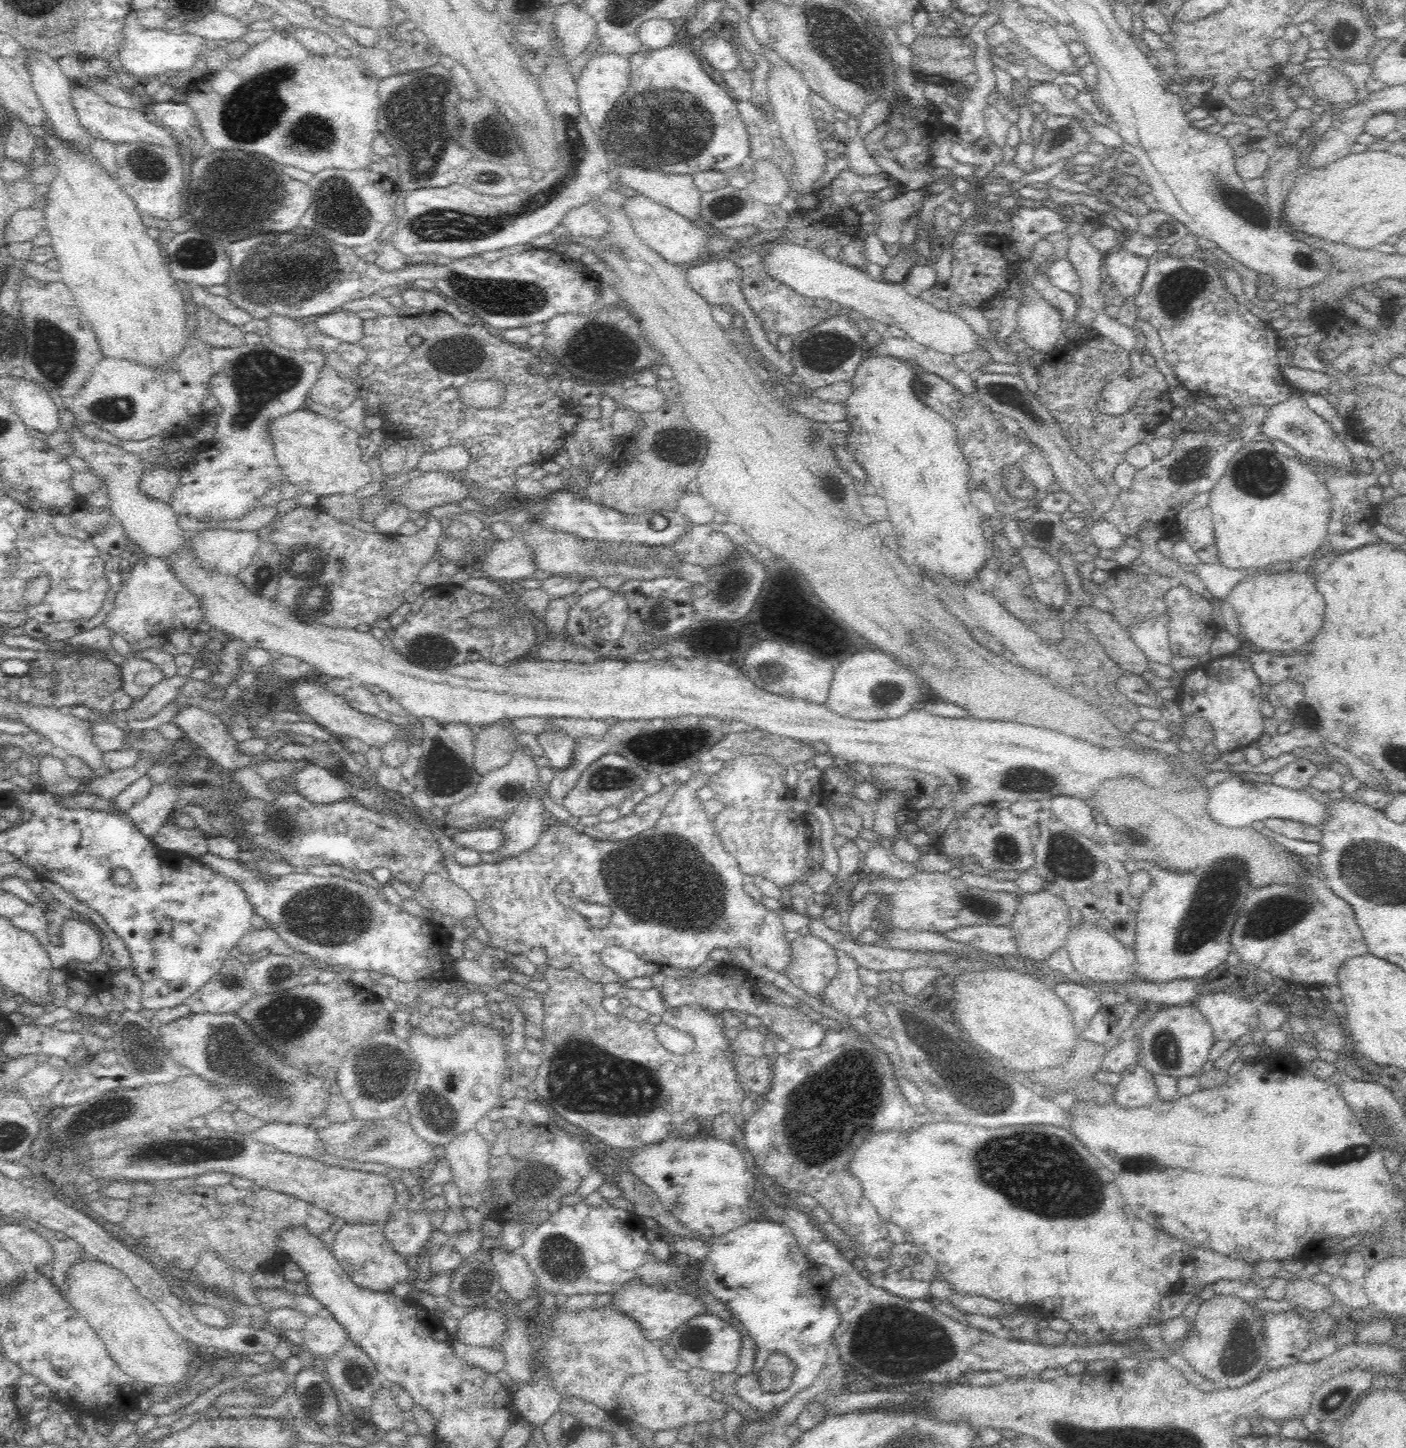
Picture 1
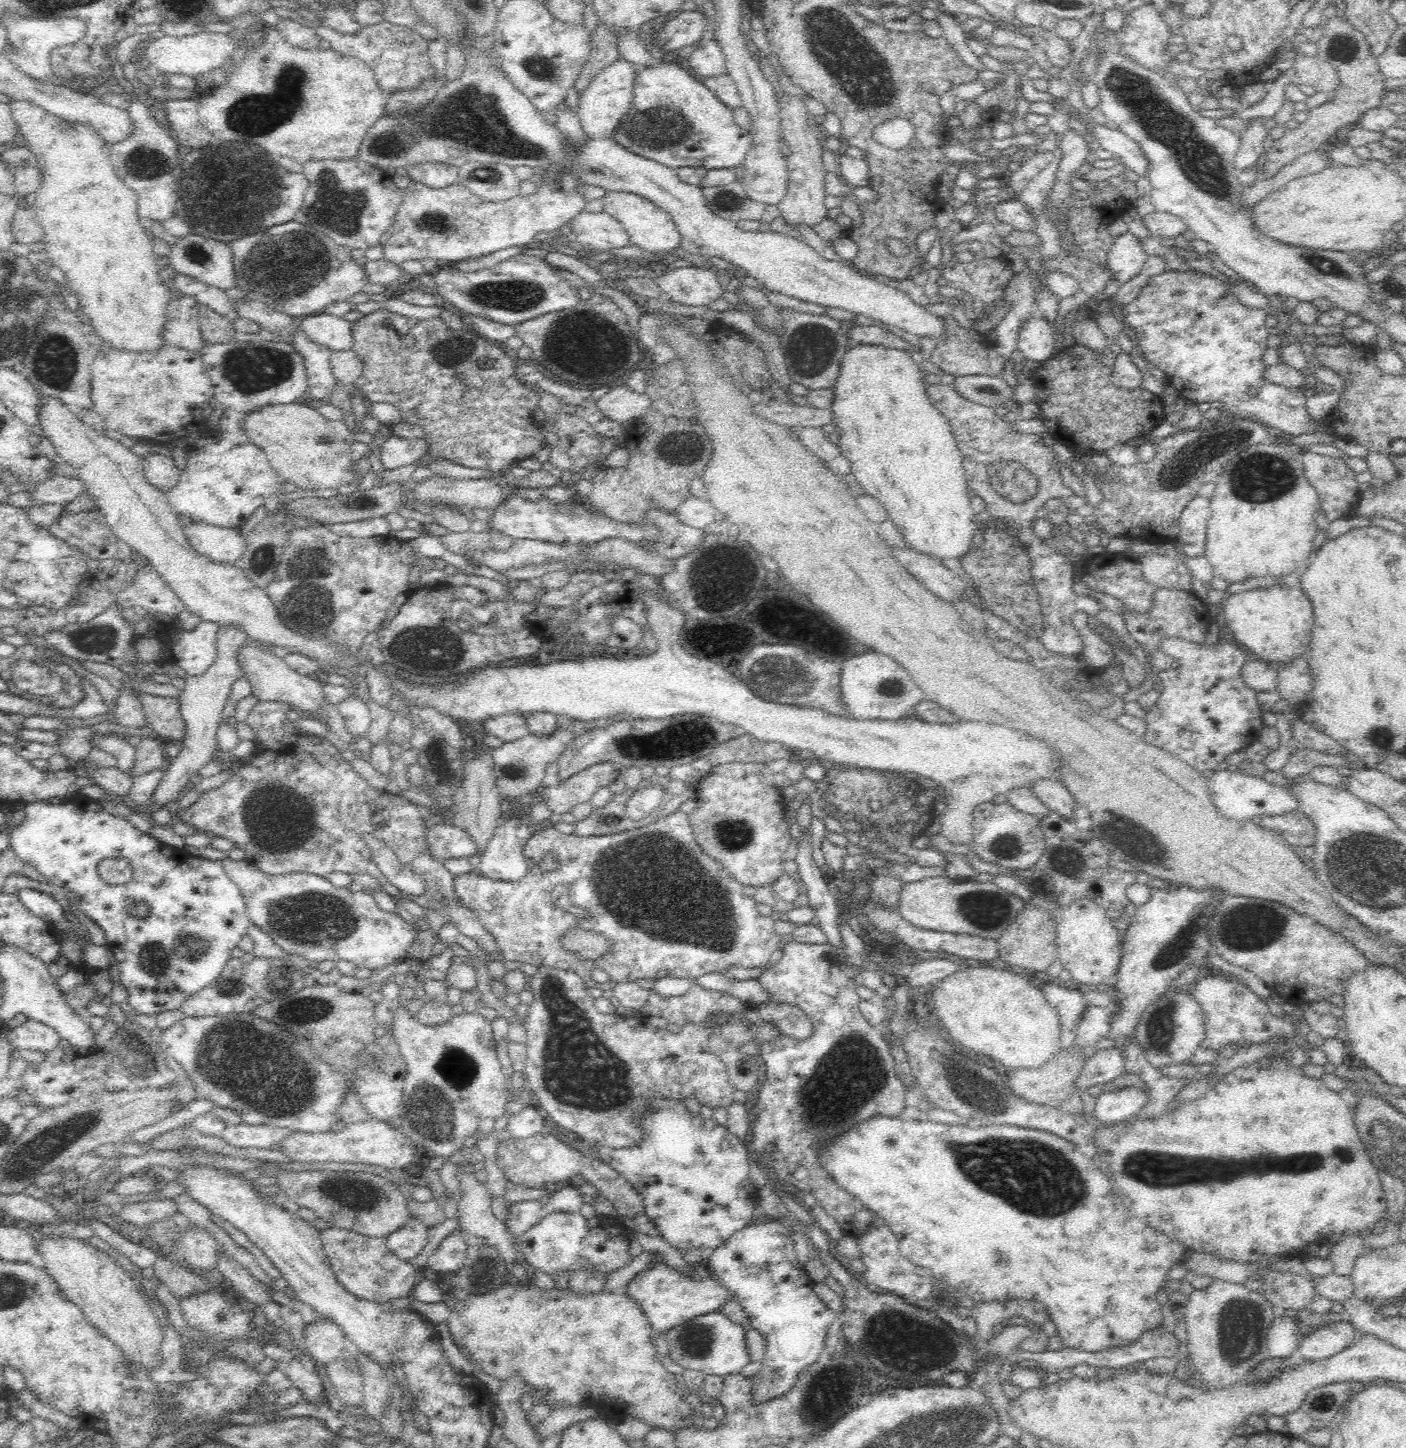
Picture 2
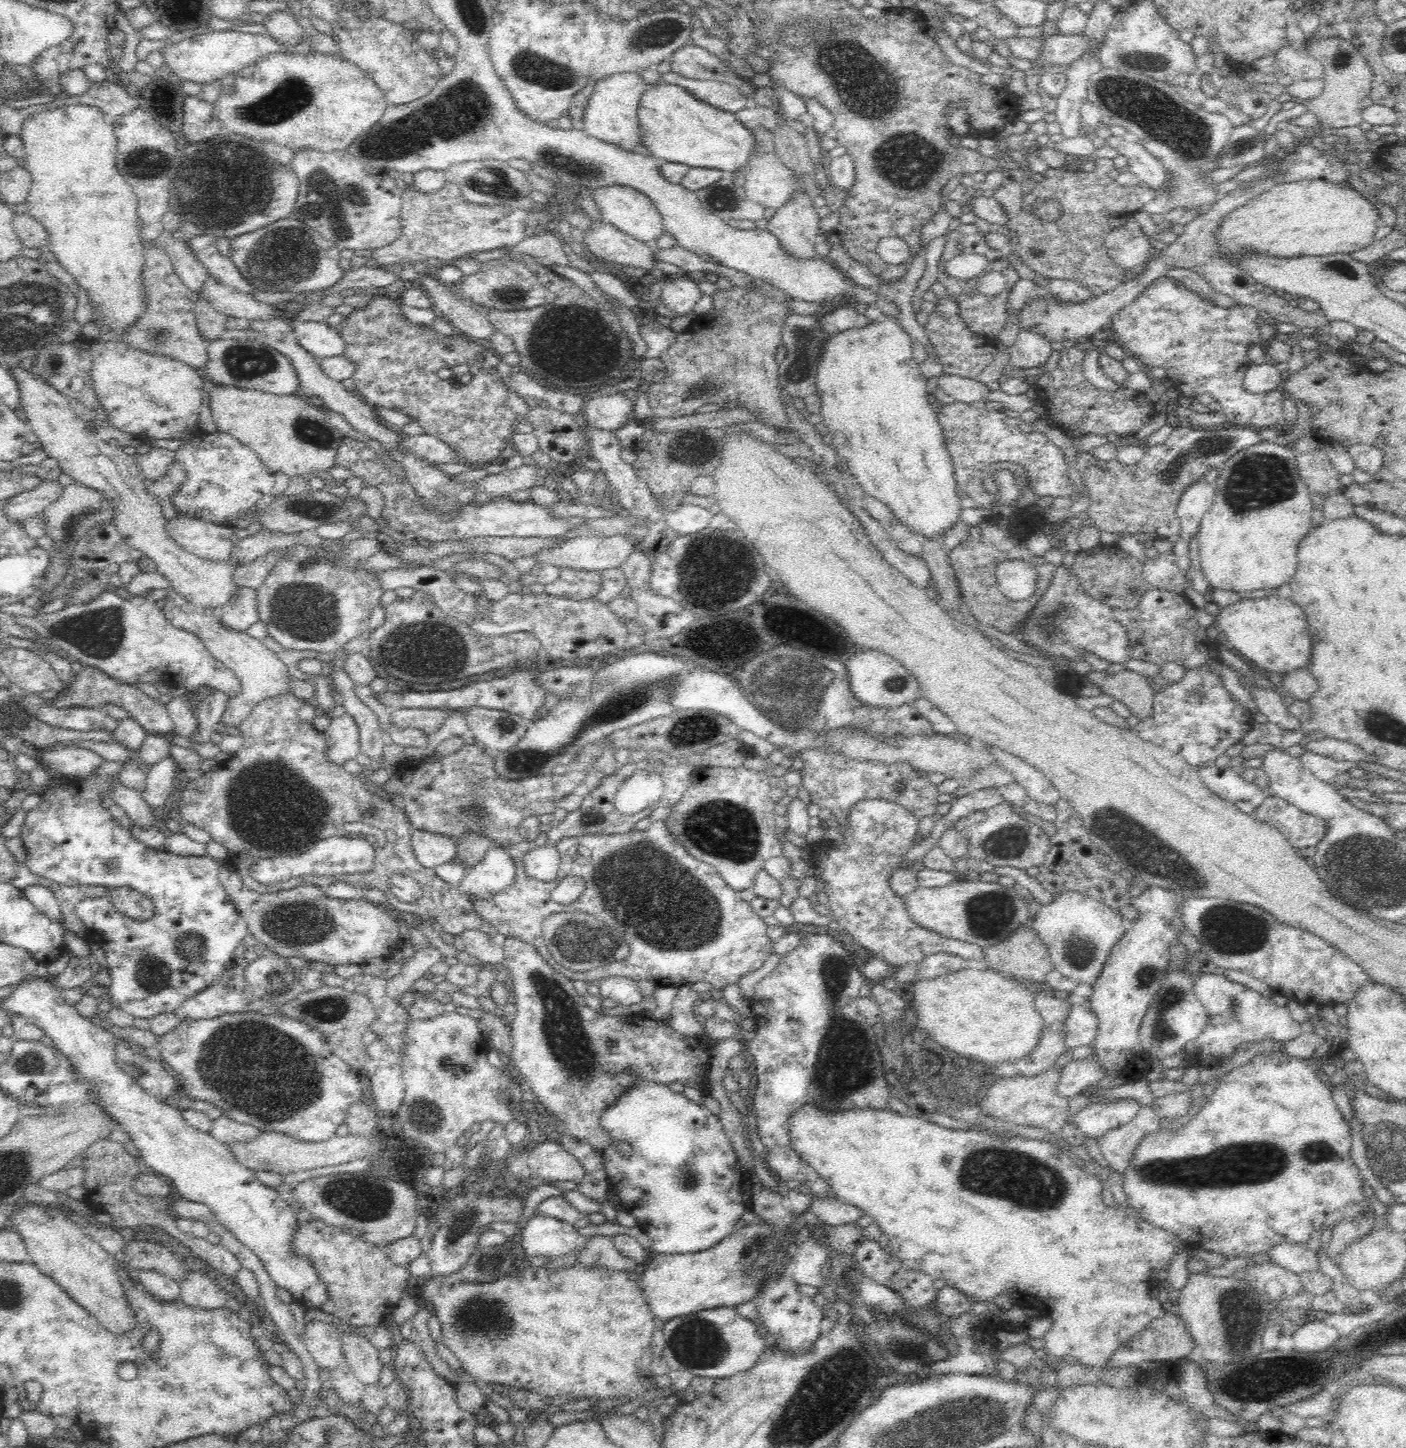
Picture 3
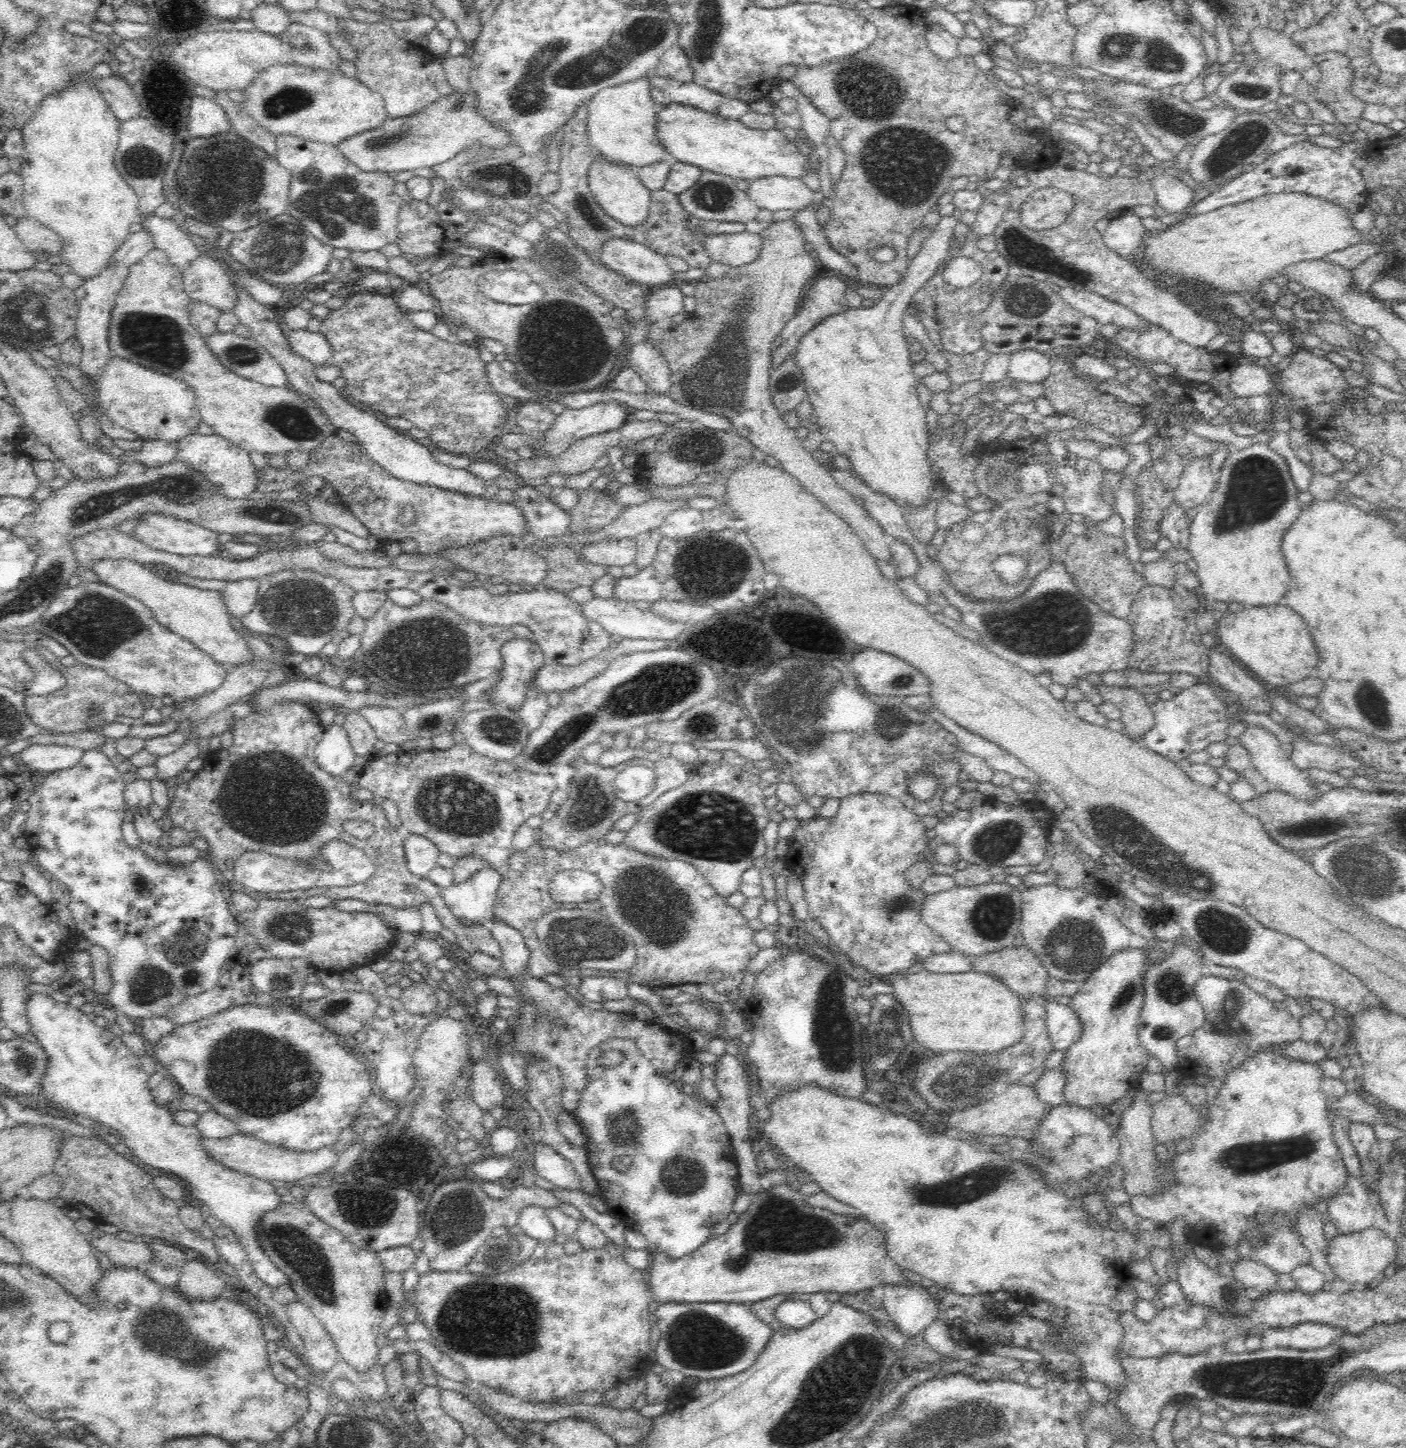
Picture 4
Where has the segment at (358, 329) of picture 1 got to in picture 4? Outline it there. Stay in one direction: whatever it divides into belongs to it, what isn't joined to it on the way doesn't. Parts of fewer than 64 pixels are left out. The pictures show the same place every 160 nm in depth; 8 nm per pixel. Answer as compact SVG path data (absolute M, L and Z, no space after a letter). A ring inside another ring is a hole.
M291 330L287 333L288 343L294 352L305 357L314 365L322 365L331 362L330 359L334 352L330 341L319 331Z

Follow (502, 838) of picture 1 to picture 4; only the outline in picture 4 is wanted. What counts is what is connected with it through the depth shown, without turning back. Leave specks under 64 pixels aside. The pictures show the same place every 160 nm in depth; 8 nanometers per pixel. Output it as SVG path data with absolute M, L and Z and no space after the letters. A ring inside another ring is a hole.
M411 834L404 842L407 867L418 876L427 875L436 865L440 850L428 838Z

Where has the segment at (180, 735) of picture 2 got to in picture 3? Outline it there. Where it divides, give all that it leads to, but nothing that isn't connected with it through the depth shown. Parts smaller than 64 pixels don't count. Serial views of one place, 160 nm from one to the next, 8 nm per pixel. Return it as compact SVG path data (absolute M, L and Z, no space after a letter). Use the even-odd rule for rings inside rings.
M84 666L83 669L72 679L72 686L68 692L64 692L59 699L54 698L53 704L59 706L76 706L96 708L104 703L116 704L122 708L131 718L140 724L148 735L164 735L172 737L175 727L168 713L167 704L162 704L144 694L142 691L125 682L116 682L115 679L100 671L96 667Z

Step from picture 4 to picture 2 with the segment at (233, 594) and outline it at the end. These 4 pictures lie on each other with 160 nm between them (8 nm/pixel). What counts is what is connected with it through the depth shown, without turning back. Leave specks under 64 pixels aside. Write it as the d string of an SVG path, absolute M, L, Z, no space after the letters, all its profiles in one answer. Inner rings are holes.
M234 625L219 627L216 658L212 662L212 666L202 674L185 677L186 686L183 689L184 692L177 699L180 701L180 707L182 707L182 717L186 721L186 738L180 744L181 753L176 758L169 760L163 769L162 779L158 782L154 794L150 796L150 800L146 802L146 805L138 809L152 825L149 836L172 848L184 849L184 846L186 846L185 838L169 831L168 827L154 823L152 813L164 806L175 806L179 800L178 794L188 787L189 782L196 781L199 771L213 760L215 751L217 751L215 744L217 729L223 720L222 714L226 702L230 692L232 692L232 686L238 682L240 677L244 677L244 671L239 661L240 649L249 642L246 633L240 627L234 627Z

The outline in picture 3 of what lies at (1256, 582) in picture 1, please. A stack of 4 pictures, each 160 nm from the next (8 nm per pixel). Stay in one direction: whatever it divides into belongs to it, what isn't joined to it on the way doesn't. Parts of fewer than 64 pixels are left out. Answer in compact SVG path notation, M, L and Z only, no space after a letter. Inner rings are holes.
M1277 594L1261 598L1237 597L1234 604L1220 607L1214 629L1224 633L1231 650L1274 678L1306 667L1312 654L1312 639L1302 608L1290 598L1278 598Z

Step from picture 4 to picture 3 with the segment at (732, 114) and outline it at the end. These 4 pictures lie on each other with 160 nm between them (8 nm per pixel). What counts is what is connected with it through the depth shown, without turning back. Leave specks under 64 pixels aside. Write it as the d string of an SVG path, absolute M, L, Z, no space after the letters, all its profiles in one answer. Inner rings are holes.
M672 70L661 74L660 81L681 86L702 102L707 102L730 113L736 113L749 105L746 93L742 88L724 81L683 77Z

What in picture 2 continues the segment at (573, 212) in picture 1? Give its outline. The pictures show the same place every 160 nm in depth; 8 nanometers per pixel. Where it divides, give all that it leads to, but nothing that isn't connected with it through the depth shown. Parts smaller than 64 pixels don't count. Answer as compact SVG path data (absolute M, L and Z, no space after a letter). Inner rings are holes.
M580 212L569 224L581 250L609 251L629 245L629 237L616 218L603 212Z

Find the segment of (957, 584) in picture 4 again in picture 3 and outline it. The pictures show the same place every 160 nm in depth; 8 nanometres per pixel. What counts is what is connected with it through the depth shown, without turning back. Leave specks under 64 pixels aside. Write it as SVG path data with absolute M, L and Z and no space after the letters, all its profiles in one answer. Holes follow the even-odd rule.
M1024 512L1015 517L993 517L970 528L969 539L952 549L949 561L955 570L961 588L961 598L968 608L969 620L985 626L995 626L1006 633L1023 634L1023 624L1039 605L1042 595L1048 590L1056 567L1044 557L1034 557L1027 545L1027 538L1038 529L1045 518L1043 514ZM1005 560L1020 560L1030 563L1036 571L1037 583L1032 596L1026 600L1011 601L1001 592L997 583L997 566Z

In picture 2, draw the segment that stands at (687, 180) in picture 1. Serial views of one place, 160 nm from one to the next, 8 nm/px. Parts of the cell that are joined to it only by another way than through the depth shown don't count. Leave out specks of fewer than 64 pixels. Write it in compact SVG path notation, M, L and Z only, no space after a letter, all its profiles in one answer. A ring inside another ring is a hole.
M612 138L603 141L590 139L573 160L571 170L577 172L585 184L648 199L676 222L684 250L705 258L720 257L746 271L748 276L771 291L827 308L848 310L861 317L869 317L889 329L902 329L920 340L932 338L940 342L949 335L945 317L934 314L928 306L916 304L906 293L859 273L849 262L828 260L804 241L784 234L744 232L731 221L715 216L704 201L702 188L684 182L679 177L678 169L640 157L618 145Z

